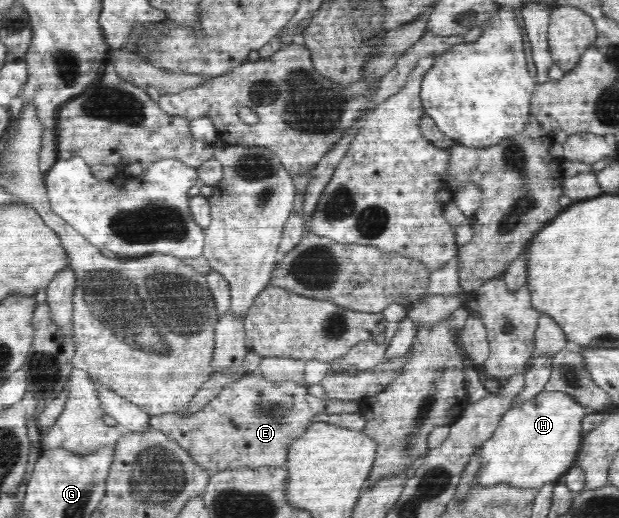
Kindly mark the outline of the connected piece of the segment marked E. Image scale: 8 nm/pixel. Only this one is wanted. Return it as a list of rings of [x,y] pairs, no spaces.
[[[247,373],[224,388],[199,412],[192,415],[176,413],[151,416],[149,424],[166,432],[180,447],[191,453],[192,459],[213,475],[238,466],[282,467],[288,460],[288,448],[302,436],[317,416],[359,413],[362,406],[354,400],[316,399],[304,385],[292,380],[268,380],[262,373]]]

